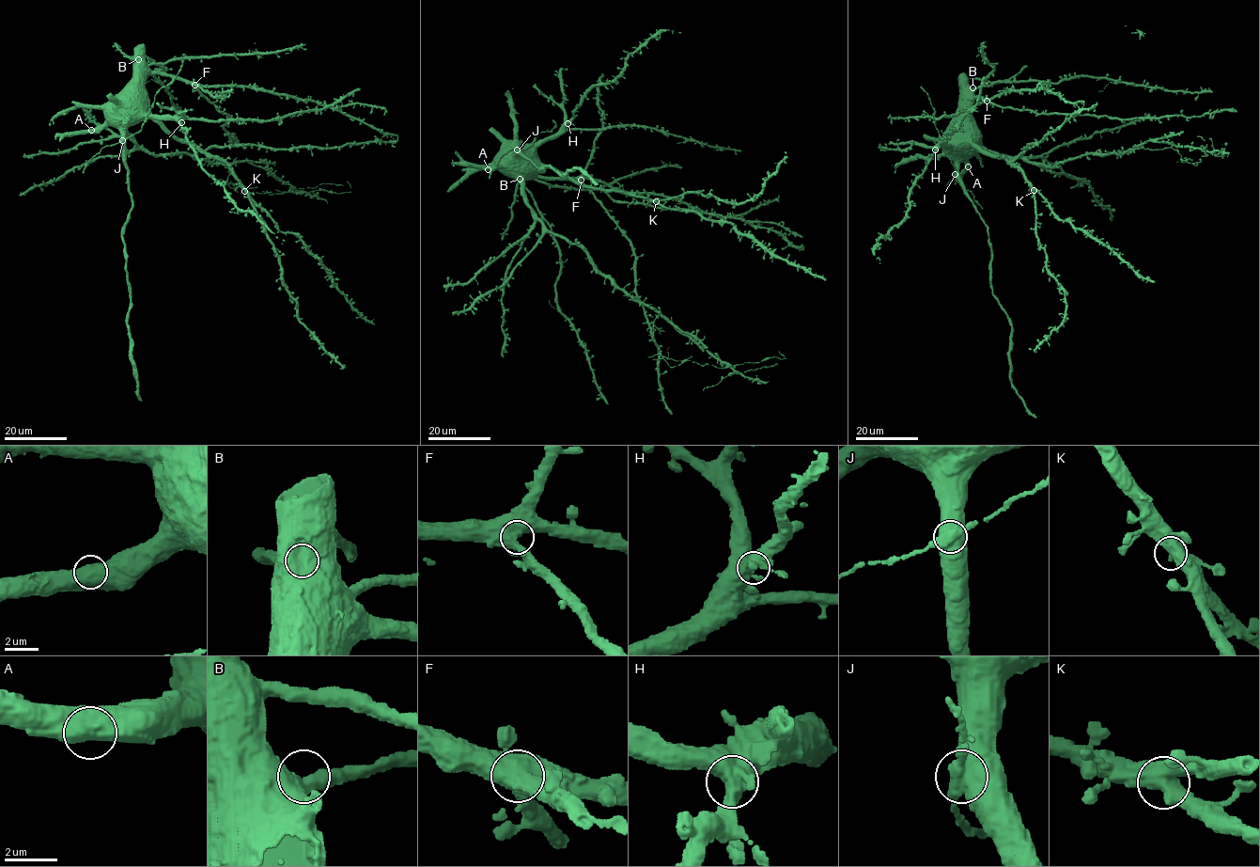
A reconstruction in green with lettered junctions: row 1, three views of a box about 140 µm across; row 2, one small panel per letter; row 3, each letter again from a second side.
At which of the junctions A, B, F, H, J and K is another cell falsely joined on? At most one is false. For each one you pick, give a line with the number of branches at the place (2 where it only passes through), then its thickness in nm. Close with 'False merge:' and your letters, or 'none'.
J: Branches: 3. Thickness 550 nm
False merge: J

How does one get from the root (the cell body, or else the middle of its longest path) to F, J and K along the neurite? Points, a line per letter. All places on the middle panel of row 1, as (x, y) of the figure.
F: (504, 149), (518, 154), (531, 172), (538, 176), (581, 180)
J: (504, 149), (518, 149)
K: (504, 149), (522, 149), (540, 164), (551, 165), (583, 184), (628, 192), (656, 201)

